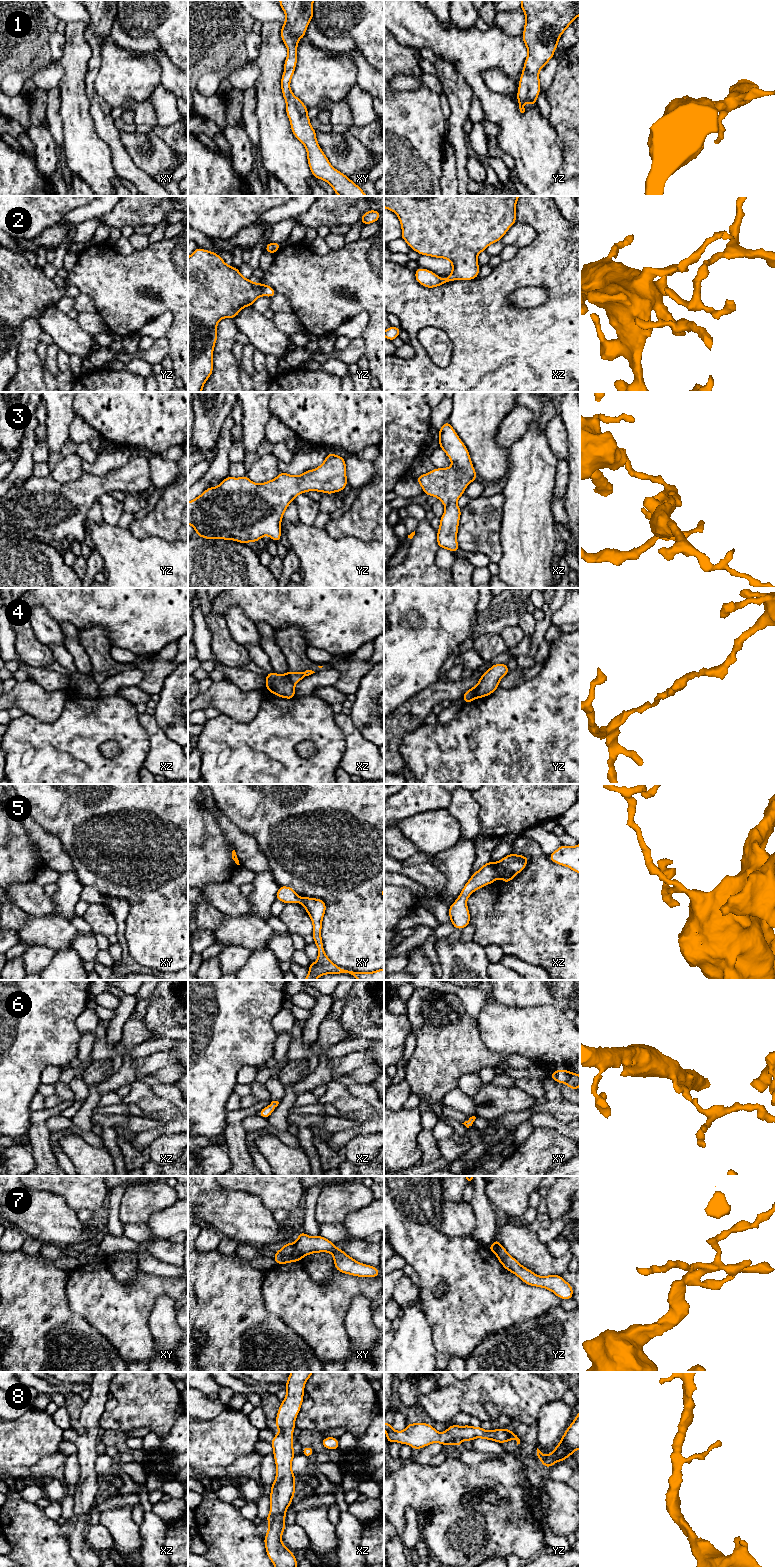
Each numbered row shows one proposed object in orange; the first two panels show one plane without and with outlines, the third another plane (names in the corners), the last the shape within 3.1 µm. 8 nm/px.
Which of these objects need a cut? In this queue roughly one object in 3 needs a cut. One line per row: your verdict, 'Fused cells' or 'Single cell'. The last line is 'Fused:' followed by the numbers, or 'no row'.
1: Single cell
2: Single cell
3: Single cell
4: Fused cells
5: Fused cells
6: Single cell
7: Fused cells
8: Single cell
Fused: 4, 5, 7

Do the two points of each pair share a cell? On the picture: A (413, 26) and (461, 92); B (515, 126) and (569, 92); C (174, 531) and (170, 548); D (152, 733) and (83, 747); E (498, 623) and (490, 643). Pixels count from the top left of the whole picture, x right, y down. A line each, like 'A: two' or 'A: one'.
A: two
B: two
C: two
D: two
E: two

